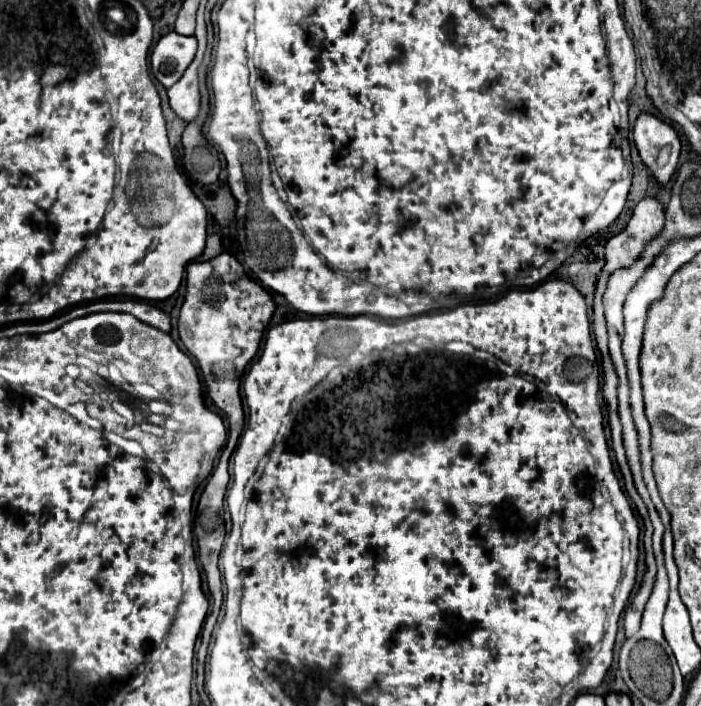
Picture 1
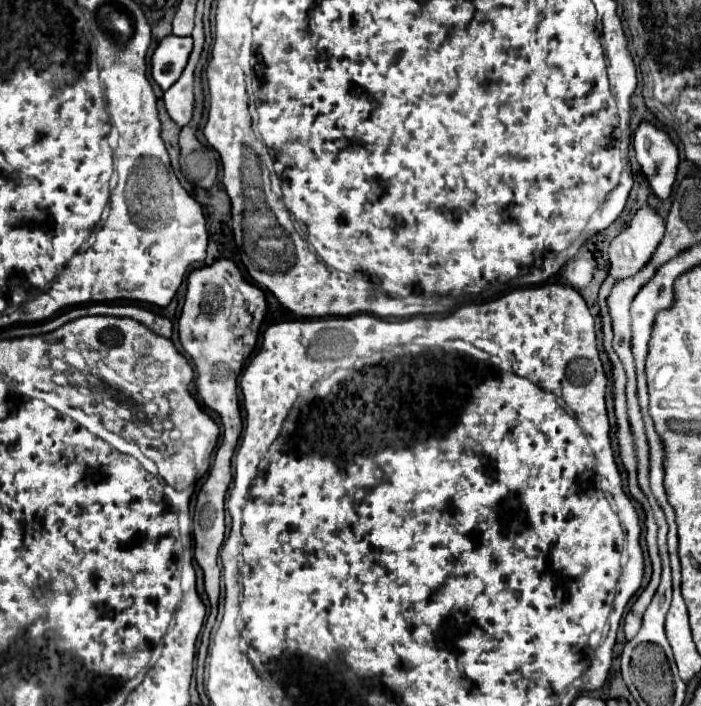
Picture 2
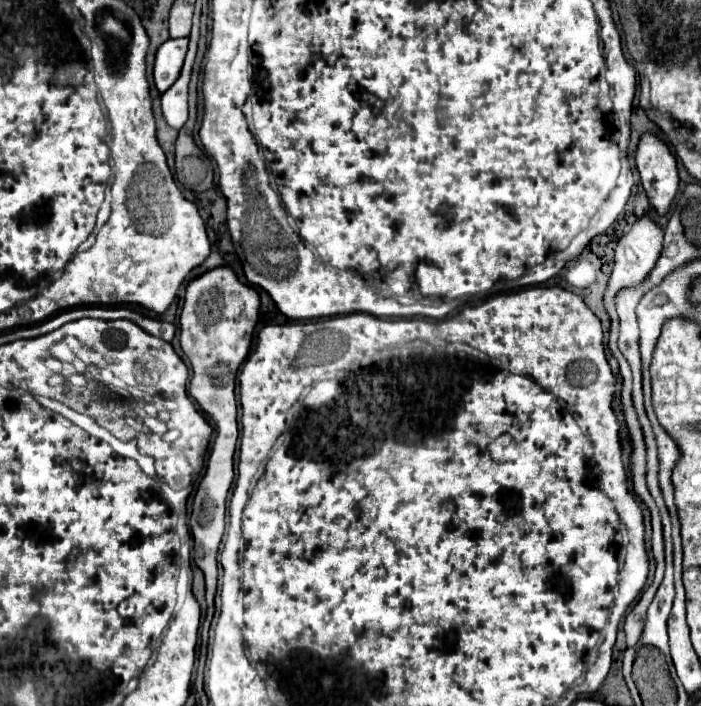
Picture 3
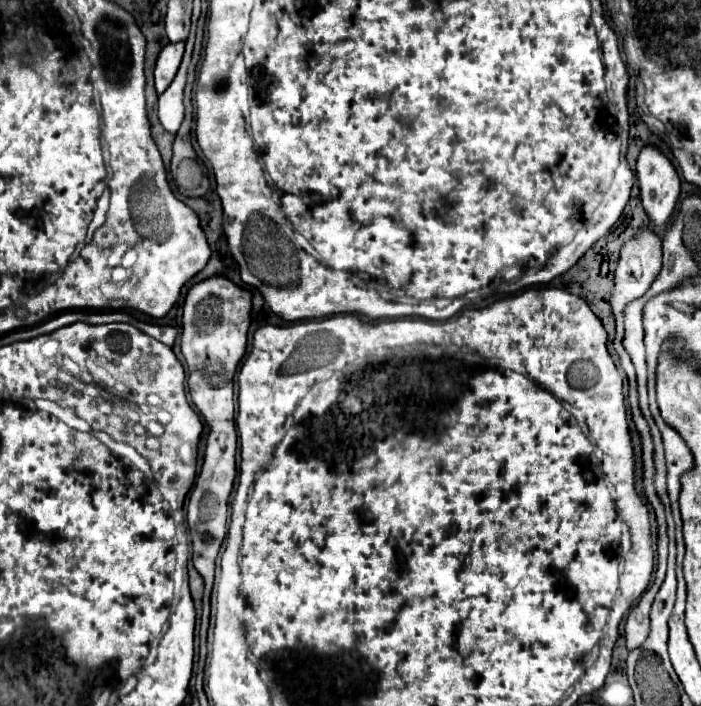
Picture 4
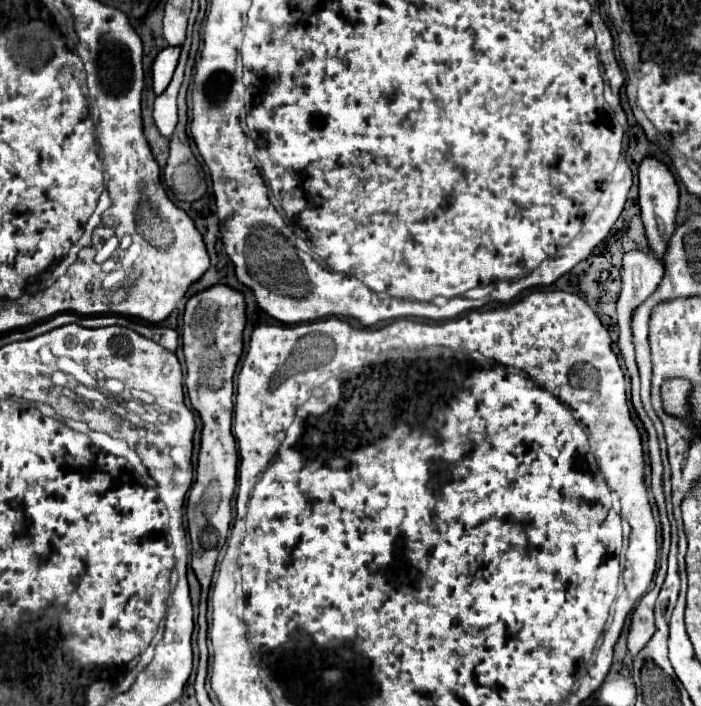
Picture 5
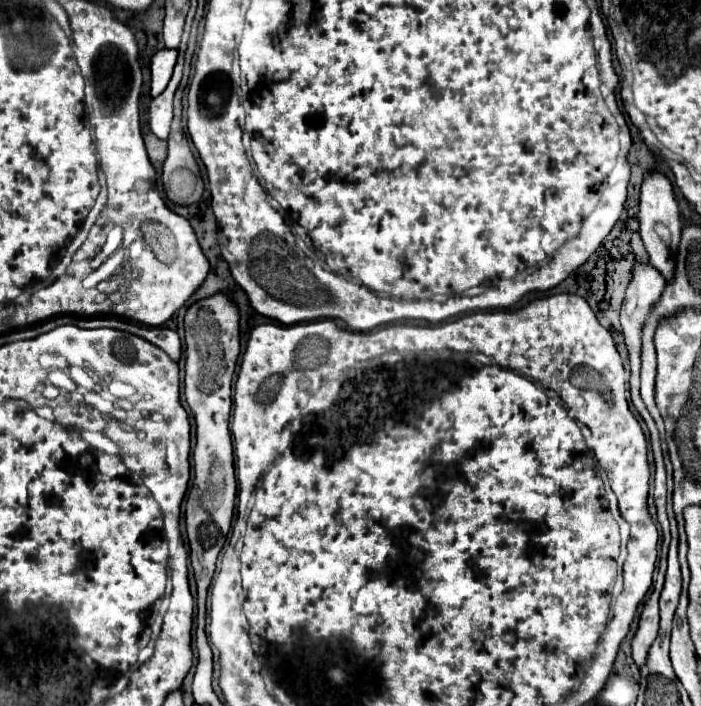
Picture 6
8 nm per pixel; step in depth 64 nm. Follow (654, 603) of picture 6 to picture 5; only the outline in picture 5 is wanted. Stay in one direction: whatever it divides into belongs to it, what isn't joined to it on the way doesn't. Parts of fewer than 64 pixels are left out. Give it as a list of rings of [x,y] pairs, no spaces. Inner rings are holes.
[[[650,590],[638,604],[634,616],[632,616],[632,626],[628,634],[628,650],[632,656],[636,656],[652,638],[654,634],[654,602],[656,602],[658,590]]]

